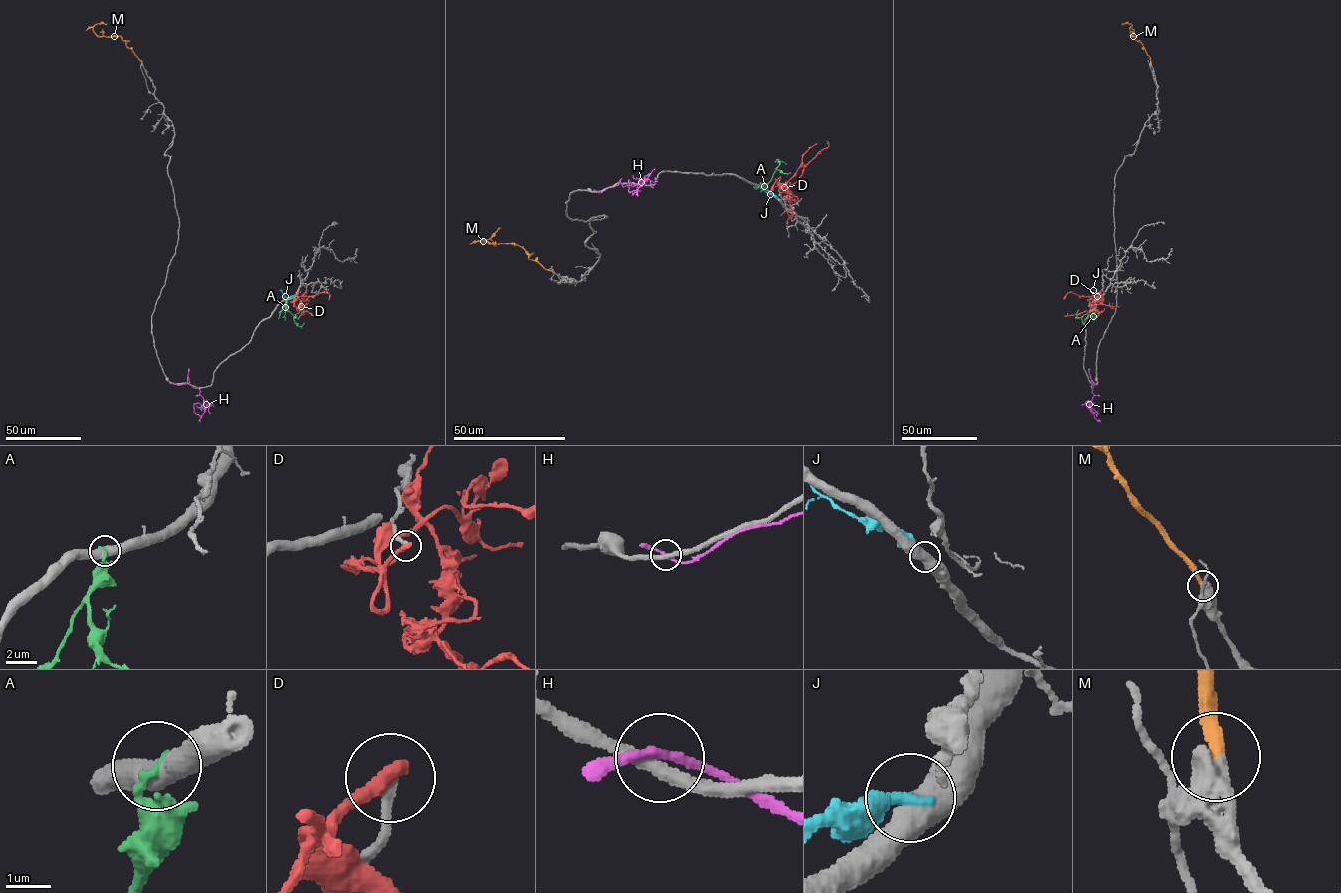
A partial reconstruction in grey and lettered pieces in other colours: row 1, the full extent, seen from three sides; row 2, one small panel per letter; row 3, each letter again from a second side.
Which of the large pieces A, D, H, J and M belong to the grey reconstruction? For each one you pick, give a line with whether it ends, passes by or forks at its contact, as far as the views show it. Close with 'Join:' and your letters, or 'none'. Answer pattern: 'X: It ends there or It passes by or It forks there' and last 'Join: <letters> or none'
M: It ends there
Join: M

